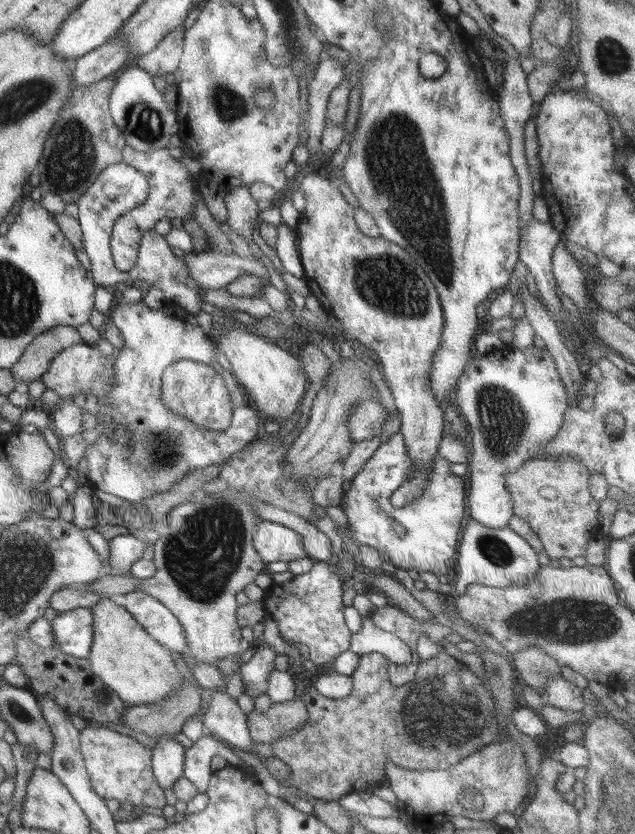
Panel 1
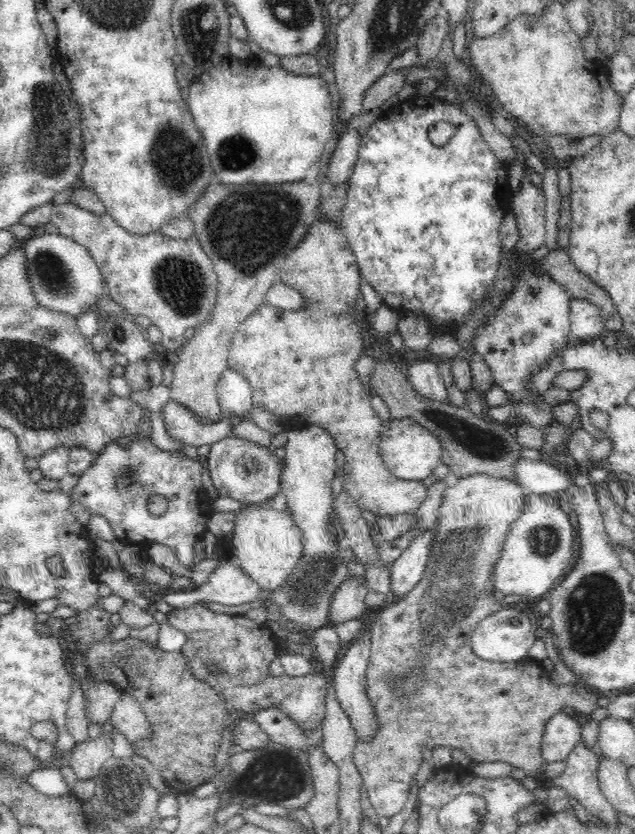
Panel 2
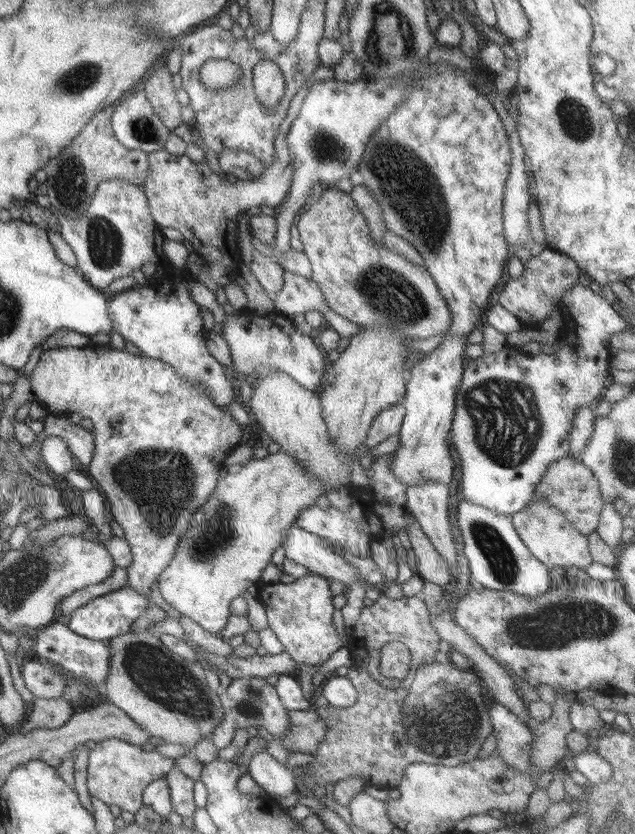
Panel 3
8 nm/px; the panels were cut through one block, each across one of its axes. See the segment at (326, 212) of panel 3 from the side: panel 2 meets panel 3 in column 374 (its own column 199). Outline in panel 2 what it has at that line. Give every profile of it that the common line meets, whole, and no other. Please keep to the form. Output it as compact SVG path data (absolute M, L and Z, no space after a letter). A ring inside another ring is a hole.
M71 202L54 205L49 221L57 226L60 236L75 240L87 248L106 281L110 298L124 308L124 316L132 316L132 319L136 316L146 316L154 326L158 326L162 332L160 346L166 350L165 357L172 359L178 354L187 342L184 335L186 330L196 329L212 314L217 298L217 274L213 262L204 252L197 236L190 236L188 240L176 240L160 232L132 234L122 228L108 213L97 215Z

